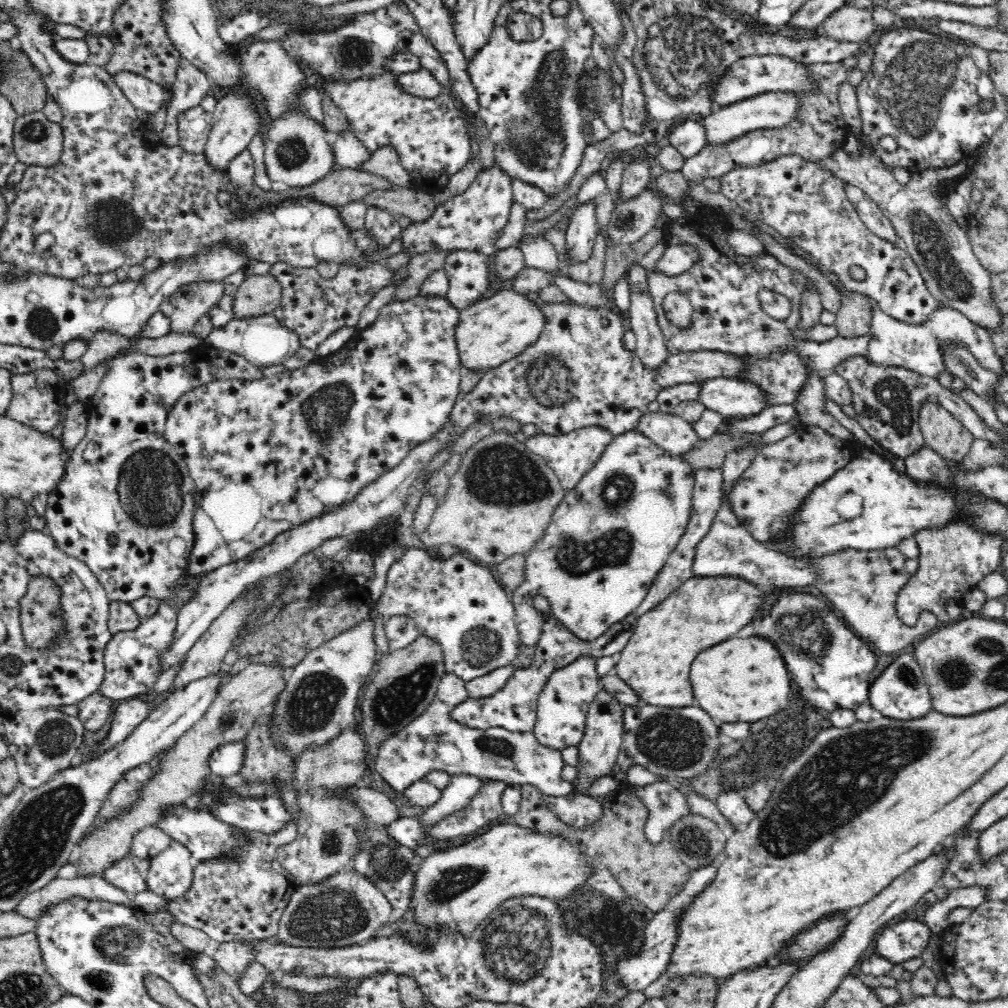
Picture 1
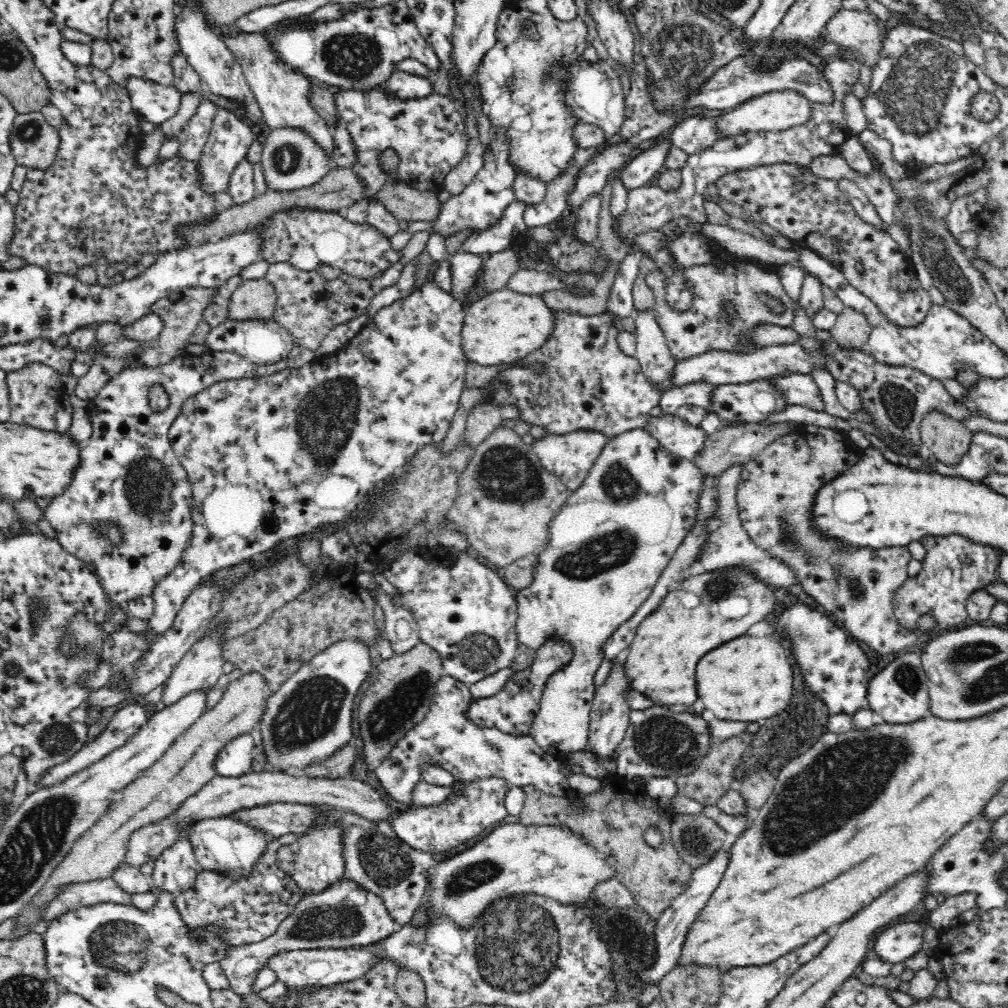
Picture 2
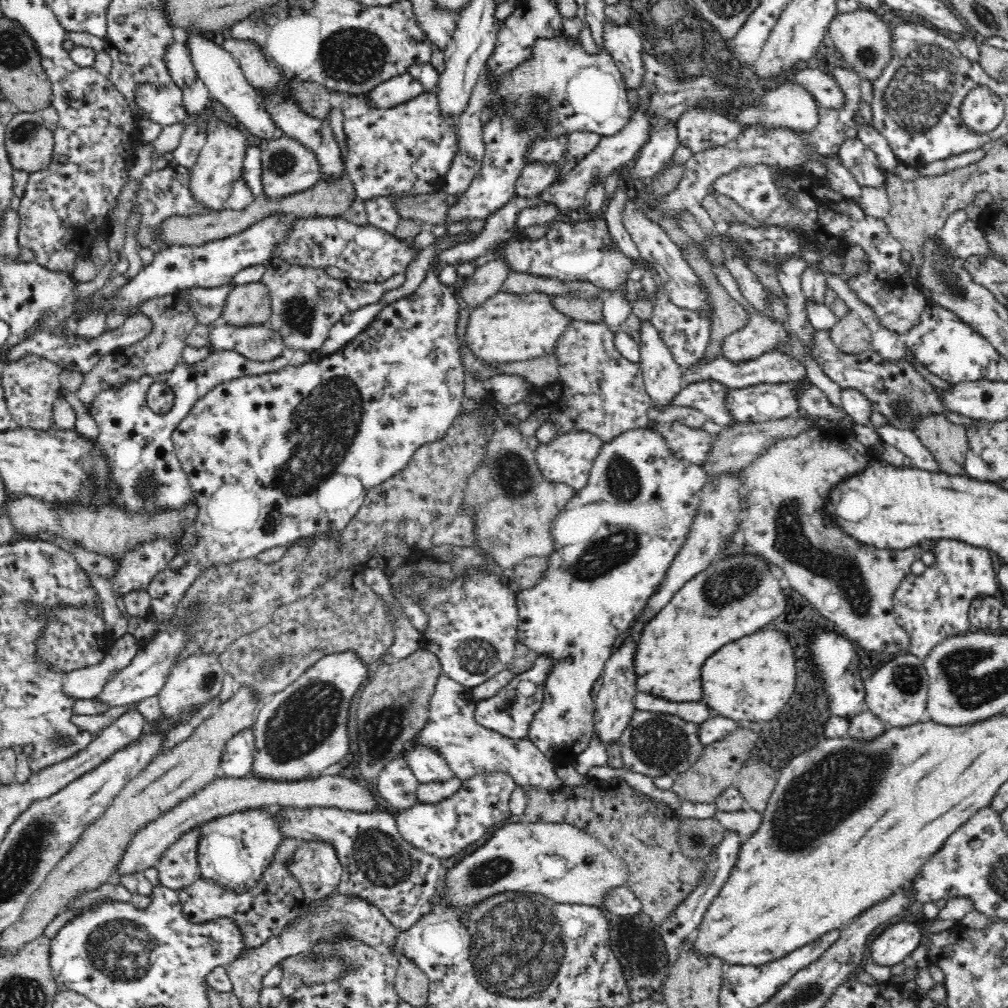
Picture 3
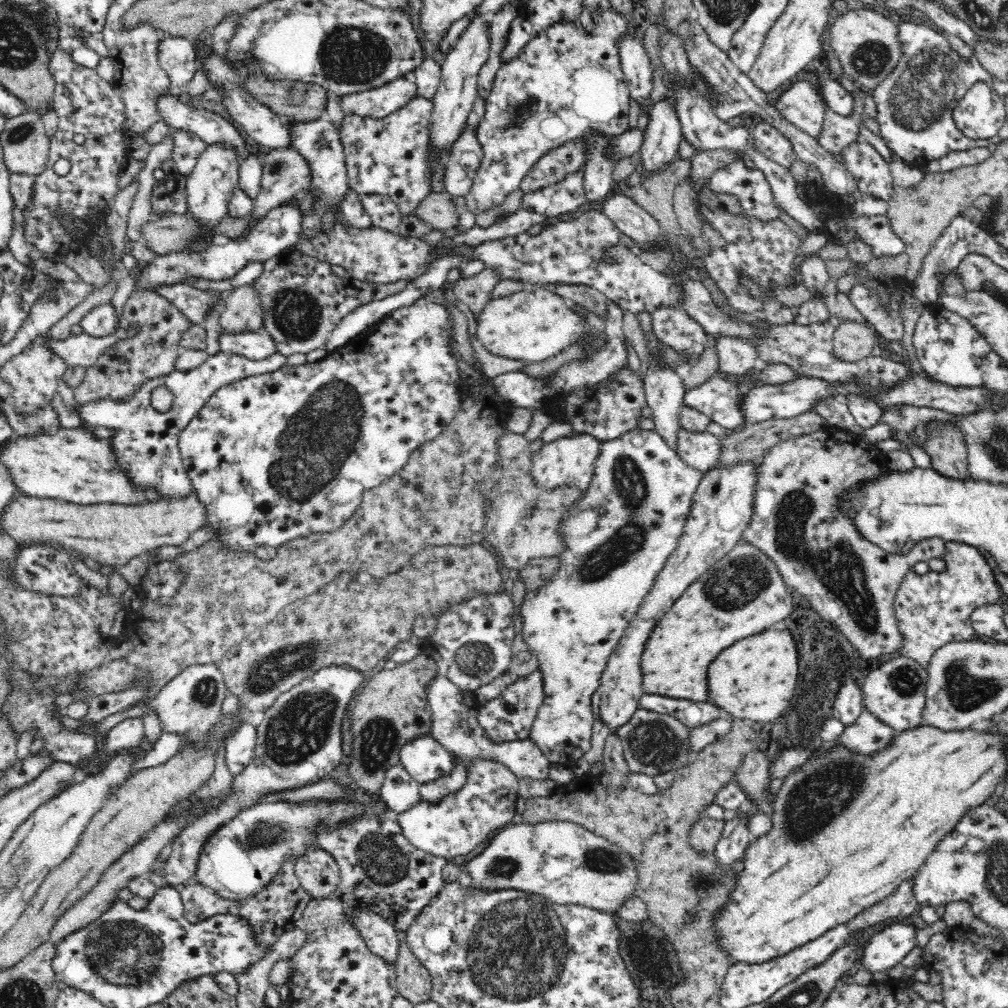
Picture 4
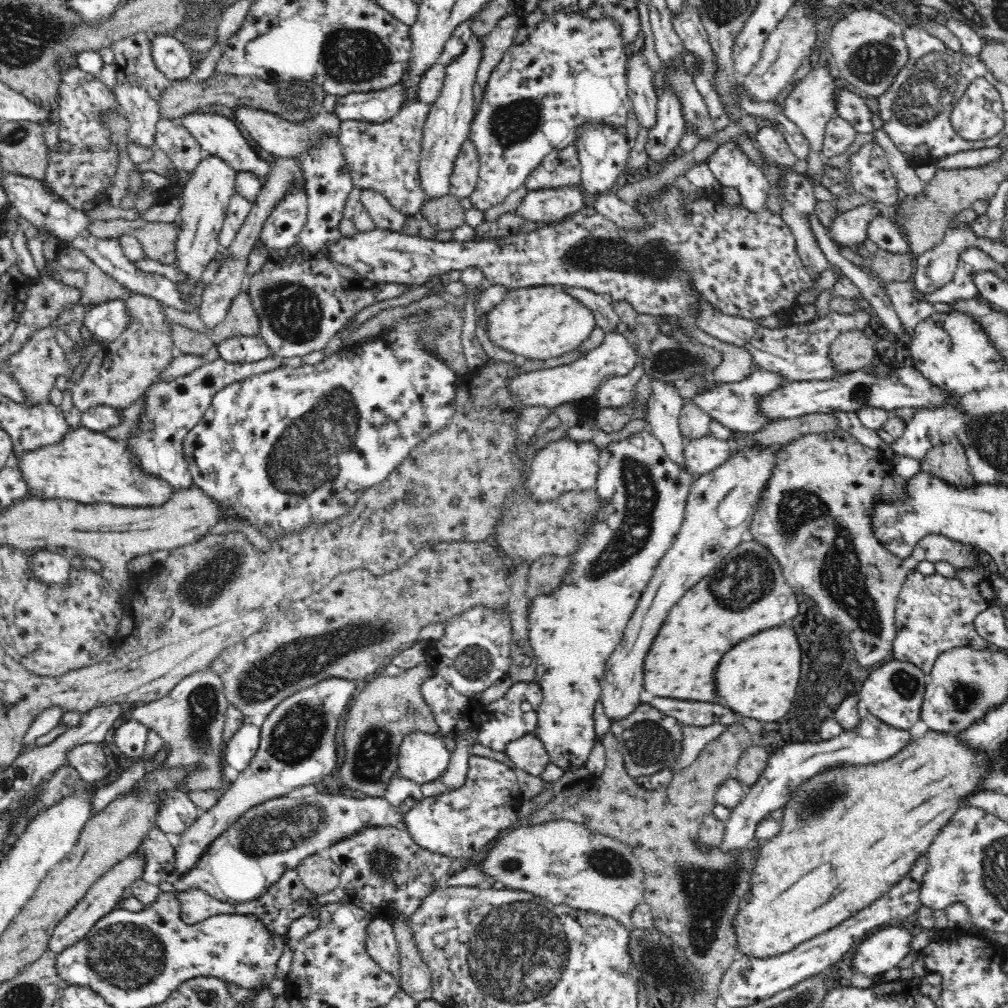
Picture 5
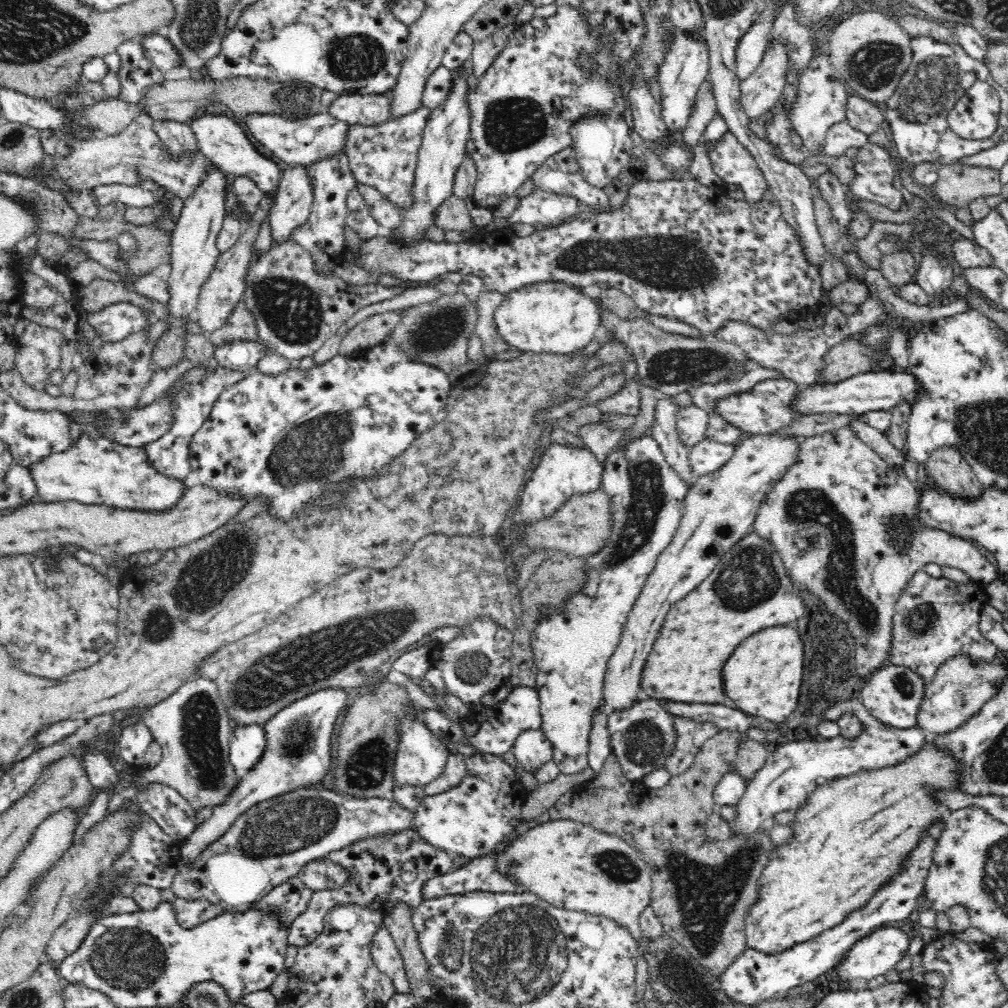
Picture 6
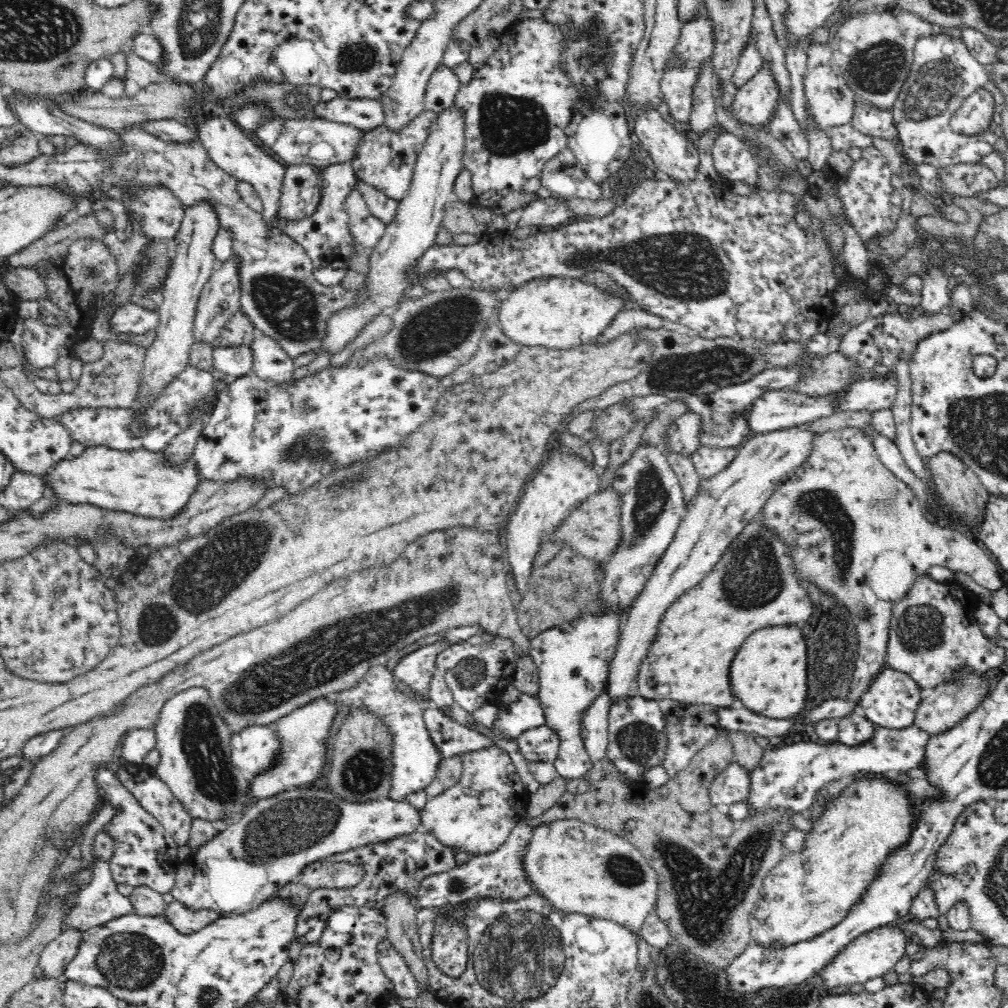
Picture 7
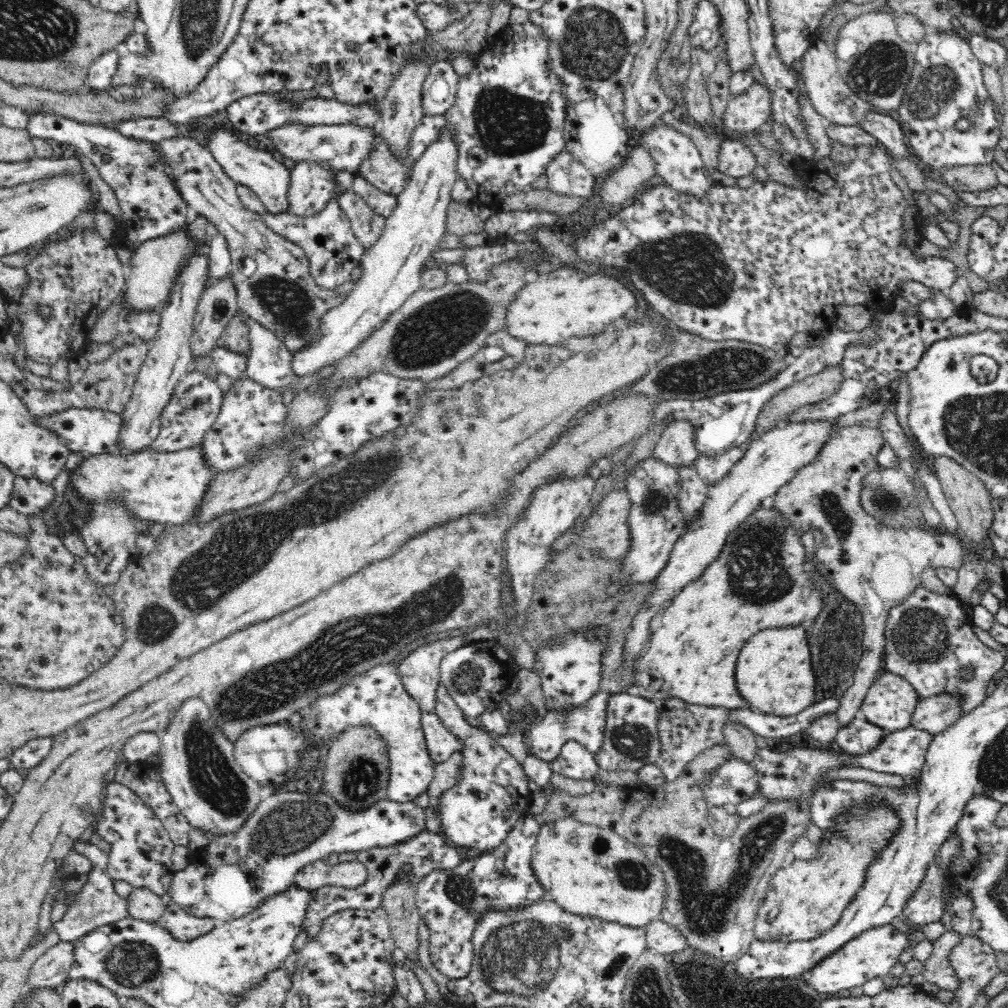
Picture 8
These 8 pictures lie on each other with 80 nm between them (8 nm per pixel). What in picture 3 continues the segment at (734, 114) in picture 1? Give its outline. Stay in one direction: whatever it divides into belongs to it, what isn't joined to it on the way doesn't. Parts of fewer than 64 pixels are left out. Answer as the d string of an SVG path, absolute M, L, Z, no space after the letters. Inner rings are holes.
M794 82L786 83L777 89L771 91L766 90L758 104L744 108L738 116L738 124L742 128L760 124L766 125L766 127L812 132L820 122L819 107L820 105L816 102L816 99L804 86Z

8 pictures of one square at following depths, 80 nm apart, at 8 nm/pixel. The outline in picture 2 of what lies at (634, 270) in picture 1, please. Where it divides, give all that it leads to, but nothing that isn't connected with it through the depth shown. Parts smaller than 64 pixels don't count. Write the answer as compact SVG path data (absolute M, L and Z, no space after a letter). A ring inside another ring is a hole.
M636 311L636 360L642 373L661 394L674 388L674 375L678 362L672 357L666 337L651 311Z

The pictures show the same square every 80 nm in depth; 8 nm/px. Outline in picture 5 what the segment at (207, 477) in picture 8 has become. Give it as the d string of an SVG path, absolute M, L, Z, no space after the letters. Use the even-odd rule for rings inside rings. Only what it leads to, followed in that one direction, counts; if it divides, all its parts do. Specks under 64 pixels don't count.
M84 426L70 429L61 443L45 447L28 452L22 460L14 459L12 462L12 465L21 468L30 497L76 501L83 505L108 503L114 506L151 507L165 505L176 492L163 478L147 474L127 441L110 438Z

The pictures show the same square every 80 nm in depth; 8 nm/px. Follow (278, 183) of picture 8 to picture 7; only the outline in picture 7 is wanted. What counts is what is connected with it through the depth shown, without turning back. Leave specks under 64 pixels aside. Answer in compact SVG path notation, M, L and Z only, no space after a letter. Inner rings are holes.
M212 118L204 124L199 124L198 140L204 145L212 161L224 172L227 172L237 181L248 182L254 187L258 196L262 199L263 217L267 226L270 226L272 218L279 211L281 188L283 185L285 167L272 155L266 154L254 141L249 140L236 124L226 118Z

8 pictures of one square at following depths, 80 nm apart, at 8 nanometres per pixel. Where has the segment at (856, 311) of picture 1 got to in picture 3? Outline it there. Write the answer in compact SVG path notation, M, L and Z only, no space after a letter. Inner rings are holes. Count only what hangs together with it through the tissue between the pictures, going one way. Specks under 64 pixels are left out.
M854 313L839 319L830 335L833 347L844 354L862 354L871 348L871 331Z

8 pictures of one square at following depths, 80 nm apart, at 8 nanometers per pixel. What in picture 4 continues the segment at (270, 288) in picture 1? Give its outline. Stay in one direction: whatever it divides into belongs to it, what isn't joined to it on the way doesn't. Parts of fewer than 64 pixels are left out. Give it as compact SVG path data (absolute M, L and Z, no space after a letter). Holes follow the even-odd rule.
M252 285L233 288L225 298L221 312L219 336L263 330L260 297Z

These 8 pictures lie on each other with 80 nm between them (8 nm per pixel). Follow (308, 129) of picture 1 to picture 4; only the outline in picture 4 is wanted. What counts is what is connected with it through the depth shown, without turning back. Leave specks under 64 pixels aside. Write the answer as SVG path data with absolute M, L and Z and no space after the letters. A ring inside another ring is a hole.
M292 146L285 149L272 149L263 158L263 173L261 178L261 188L258 196L253 200L253 208L248 217L248 224L244 228L242 234L238 234L236 239L242 239L261 222L261 220L272 210L288 202L296 196L306 193L308 186L310 186L310 167L306 159L298 153L297 149Z

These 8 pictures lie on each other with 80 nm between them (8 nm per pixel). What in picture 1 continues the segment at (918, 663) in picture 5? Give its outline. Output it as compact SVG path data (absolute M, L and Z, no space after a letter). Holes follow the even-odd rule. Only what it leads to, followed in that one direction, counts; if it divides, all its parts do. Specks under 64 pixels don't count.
M956 521L941 529L924 529L915 534L920 554L918 570L900 590L895 609L906 626L914 626L921 610L930 610L940 622L958 622L965 618L964 596L976 588L986 576L999 571L1005 542L1000 535L986 535L974 531L966 521Z

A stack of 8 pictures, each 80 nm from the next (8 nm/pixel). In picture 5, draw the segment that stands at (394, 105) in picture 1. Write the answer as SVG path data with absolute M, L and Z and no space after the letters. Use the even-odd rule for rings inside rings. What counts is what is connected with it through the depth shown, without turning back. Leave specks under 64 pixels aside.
M418 100L408 103L387 122L370 123L356 120L342 121L339 143L350 169L355 188L370 188L383 194L400 212L414 215L424 204L418 166L423 128L430 113L430 105Z

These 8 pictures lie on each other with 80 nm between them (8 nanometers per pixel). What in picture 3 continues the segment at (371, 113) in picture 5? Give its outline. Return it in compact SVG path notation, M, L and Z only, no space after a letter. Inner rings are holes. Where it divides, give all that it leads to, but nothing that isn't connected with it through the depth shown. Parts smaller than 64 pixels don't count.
M410 73L386 79L386 82L375 86L370 92L358 95L364 99L364 103L373 110L392 110L392 107L408 102L424 93L422 83Z

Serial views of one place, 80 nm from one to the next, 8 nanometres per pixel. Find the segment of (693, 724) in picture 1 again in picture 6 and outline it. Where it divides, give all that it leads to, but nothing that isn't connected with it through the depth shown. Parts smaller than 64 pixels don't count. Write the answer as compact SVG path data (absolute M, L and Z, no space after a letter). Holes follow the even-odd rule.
M658 699L636 700L626 709L613 710L607 718L610 731L610 753L620 763L627 779L640 783L649 772L664 769L666 758L674 746L674 723L672 715L660 708Z

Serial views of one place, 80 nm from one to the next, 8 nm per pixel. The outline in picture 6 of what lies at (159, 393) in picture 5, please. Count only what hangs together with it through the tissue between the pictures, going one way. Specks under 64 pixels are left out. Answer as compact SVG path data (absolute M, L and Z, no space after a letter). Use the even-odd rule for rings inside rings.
M219 366L214 371L208 370L208 376L206 376L204 384L192 386L192 388L186 388L186 390L178 392L175 399L175 409L173 410L174 422L172 428L164 437L151 442L150 445L146 445L146 448L143 448L146 455L148 455L148 459L150 459L150 465L154 466L156 470L162 471L162 474L166 476L184 480L191 470L189 444L192 437L201 429L204 421L209 417L213 404L218 400L220 394L226 388L233 386L236 382L239 382L252 372L255 372L255 368L246 372L240 372Z

